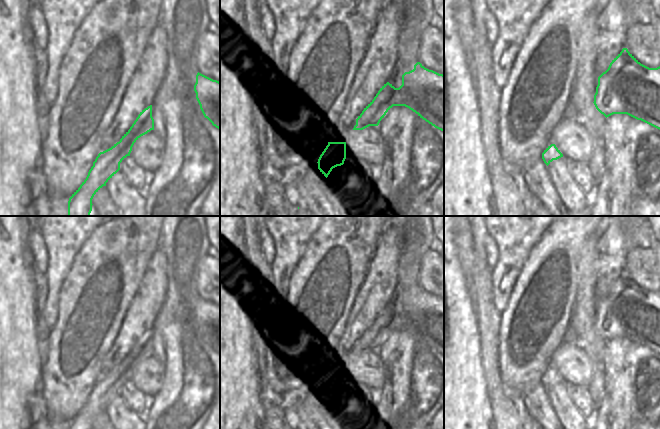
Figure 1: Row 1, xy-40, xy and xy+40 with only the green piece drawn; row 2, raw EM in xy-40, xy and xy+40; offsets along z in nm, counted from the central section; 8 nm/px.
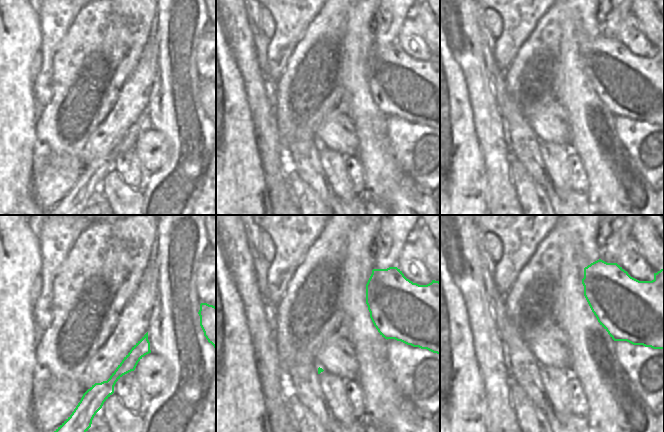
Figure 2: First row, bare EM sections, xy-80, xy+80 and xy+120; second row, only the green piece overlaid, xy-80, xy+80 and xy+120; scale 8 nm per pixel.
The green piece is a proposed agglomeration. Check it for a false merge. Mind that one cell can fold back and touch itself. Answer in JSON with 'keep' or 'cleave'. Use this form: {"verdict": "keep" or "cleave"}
{"verdict": "keep"}

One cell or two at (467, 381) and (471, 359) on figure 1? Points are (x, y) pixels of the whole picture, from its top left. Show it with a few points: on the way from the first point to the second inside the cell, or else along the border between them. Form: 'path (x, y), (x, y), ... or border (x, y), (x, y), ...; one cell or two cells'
path (467, 376), (467, 364); one cell

